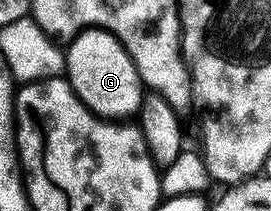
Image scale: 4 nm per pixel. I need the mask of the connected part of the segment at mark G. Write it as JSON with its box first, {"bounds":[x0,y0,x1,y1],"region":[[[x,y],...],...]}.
{"bounds":[64,27,144,121],"region":[[[87,27],[69,40],[64,54],[65,78],[89,111],[104,119],[120,121],[133,116],[141,107],[144,94],[142,79],[132,57],[128,57],[124,45],[110,31]]]}

